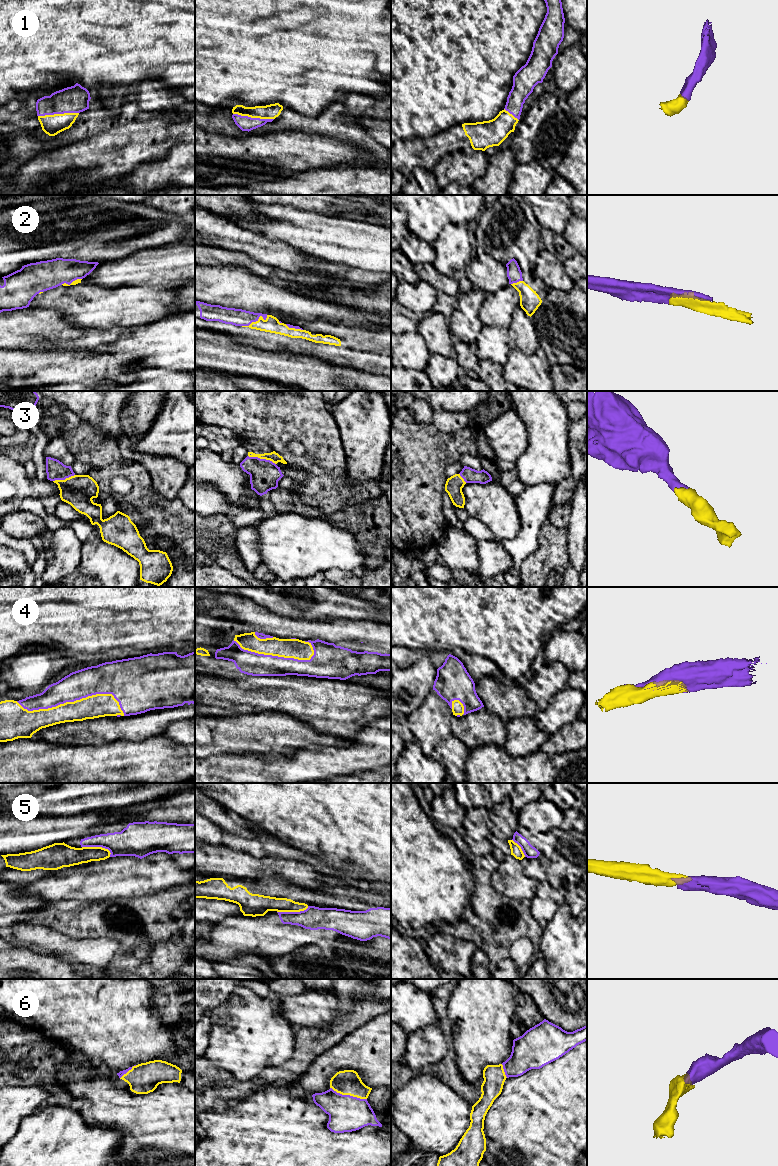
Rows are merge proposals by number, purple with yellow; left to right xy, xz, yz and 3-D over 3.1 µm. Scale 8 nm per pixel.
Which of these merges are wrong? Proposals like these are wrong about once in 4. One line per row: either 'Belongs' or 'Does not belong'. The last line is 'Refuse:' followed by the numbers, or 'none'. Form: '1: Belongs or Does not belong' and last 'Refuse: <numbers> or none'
1: Belongs
2: Belongs
3: Belongs
4: Belongs
5: Does not belong
6: Belongs
Refuse: 5

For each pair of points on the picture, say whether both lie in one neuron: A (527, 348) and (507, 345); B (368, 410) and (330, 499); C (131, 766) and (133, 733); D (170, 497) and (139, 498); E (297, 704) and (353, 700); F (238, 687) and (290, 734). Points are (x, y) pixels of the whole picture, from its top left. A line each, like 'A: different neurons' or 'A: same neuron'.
A: different neurons
B: different neurons
C: different neurons
D: different neurons
E: same neuron
F: different neurons

